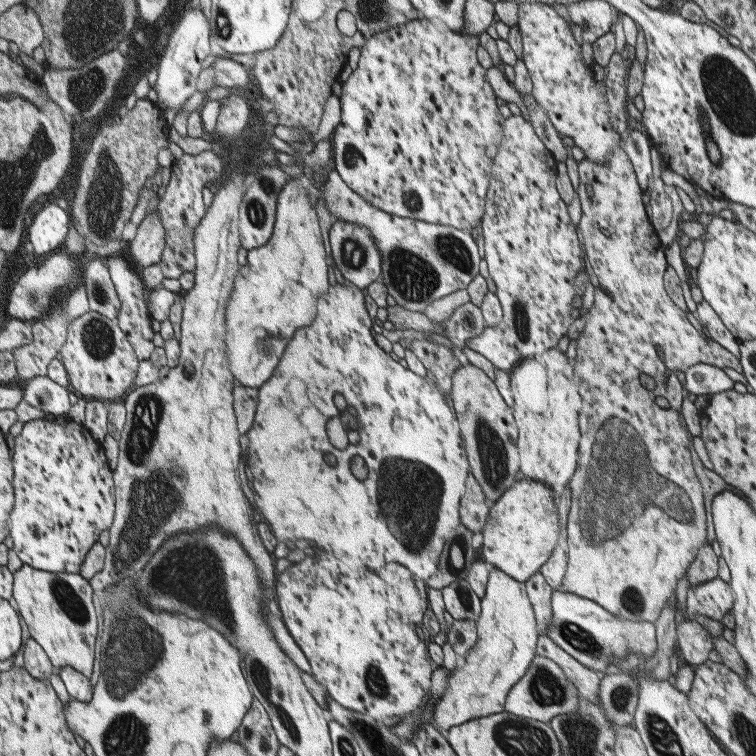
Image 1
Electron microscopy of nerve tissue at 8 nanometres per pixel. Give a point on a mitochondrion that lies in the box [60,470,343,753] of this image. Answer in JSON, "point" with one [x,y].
{"point":[127,619]}

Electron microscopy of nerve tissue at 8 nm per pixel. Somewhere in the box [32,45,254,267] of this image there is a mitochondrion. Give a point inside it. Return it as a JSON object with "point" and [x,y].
{"point":[103,207]}

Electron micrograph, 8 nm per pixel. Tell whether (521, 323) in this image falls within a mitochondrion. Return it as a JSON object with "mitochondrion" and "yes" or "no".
{"mitochondrion":"yes"}

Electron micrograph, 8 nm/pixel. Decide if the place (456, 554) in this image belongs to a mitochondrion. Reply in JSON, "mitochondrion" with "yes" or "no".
{"mitochondrion":"yes"}

